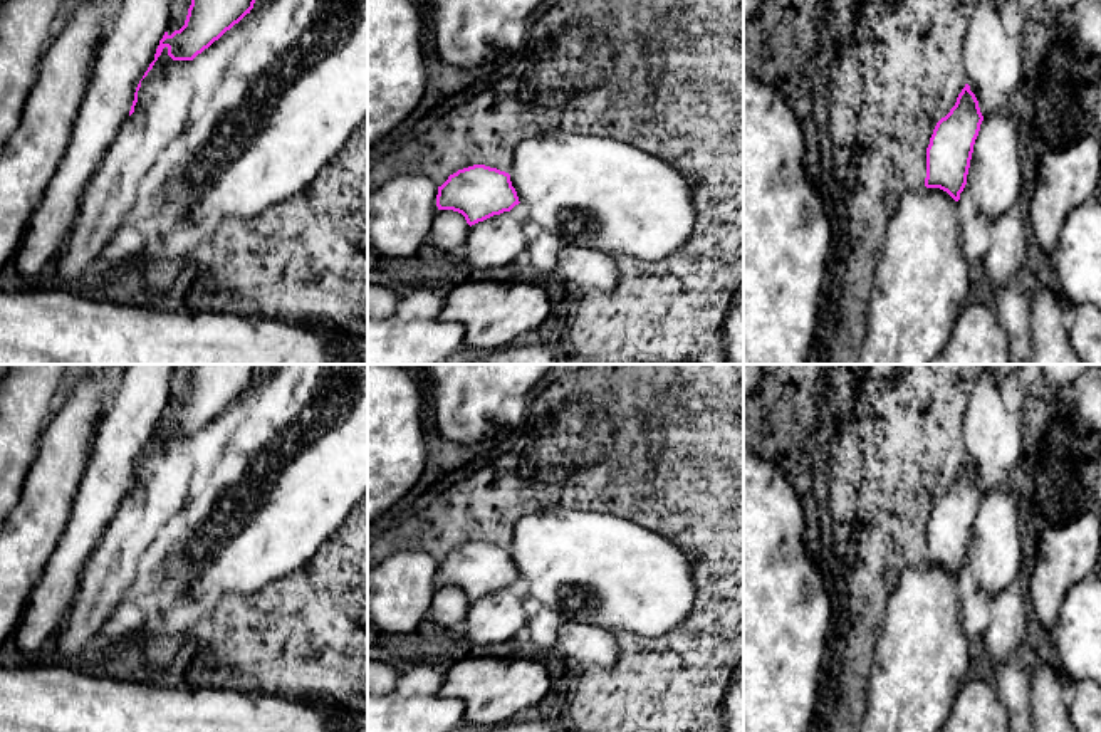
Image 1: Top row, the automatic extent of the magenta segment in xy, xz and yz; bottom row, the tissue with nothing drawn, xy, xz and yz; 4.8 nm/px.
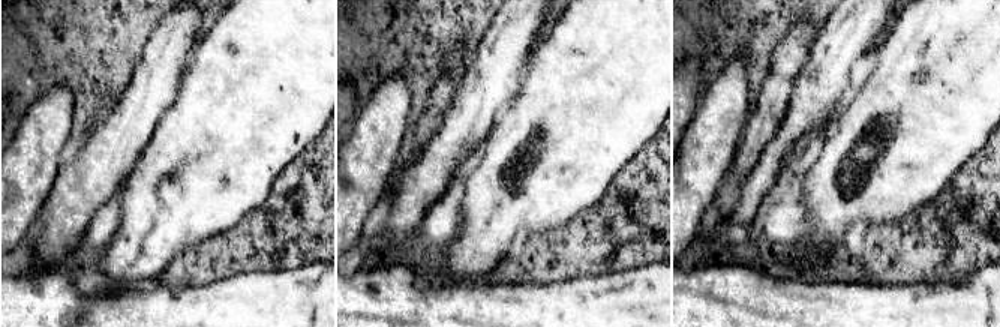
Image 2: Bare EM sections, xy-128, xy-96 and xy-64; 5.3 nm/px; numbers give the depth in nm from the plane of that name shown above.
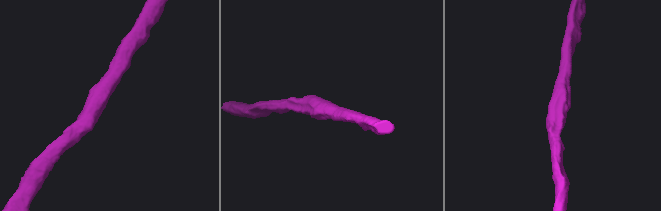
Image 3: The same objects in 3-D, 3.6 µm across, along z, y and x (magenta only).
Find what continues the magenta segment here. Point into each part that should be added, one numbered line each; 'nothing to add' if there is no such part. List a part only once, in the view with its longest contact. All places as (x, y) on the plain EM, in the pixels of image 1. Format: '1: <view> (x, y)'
nothing to add

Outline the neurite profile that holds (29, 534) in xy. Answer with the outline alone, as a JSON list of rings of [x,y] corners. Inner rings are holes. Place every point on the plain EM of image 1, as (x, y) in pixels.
[[[109,364],[87,371],[49,418],[20,500],[0,525],[0,646],[15,633],[32,589],[70,517],[102,420],[102,378]]]

